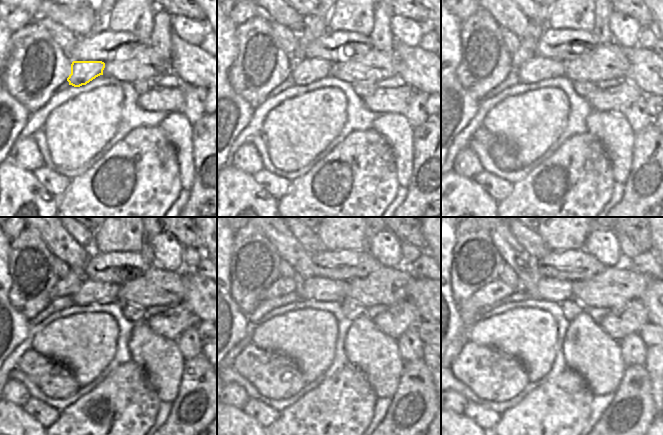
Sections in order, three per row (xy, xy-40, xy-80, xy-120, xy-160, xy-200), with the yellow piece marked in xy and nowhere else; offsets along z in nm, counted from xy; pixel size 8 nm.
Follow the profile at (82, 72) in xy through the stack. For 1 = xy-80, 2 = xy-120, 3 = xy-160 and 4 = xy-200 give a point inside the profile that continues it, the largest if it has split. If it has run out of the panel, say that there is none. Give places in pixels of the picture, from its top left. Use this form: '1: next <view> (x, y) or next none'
1: next xy-80 (538, 68)
2: next xy-120 (90, 291)
3: next xy-160 (316, 288)
4: next xy-200 (556, 290)

